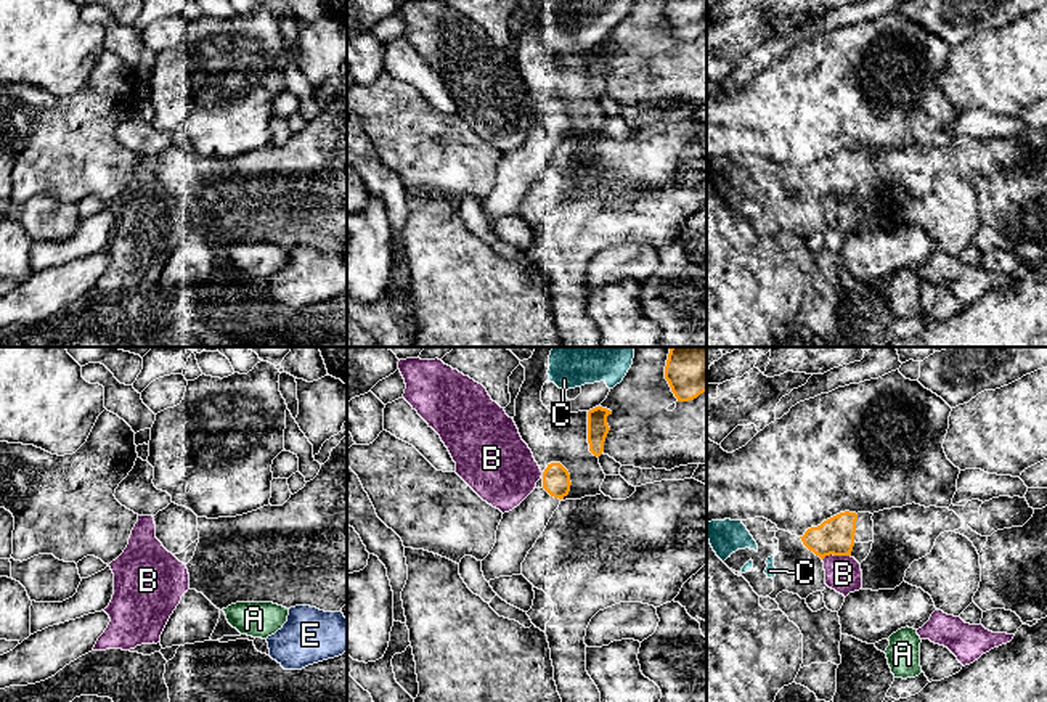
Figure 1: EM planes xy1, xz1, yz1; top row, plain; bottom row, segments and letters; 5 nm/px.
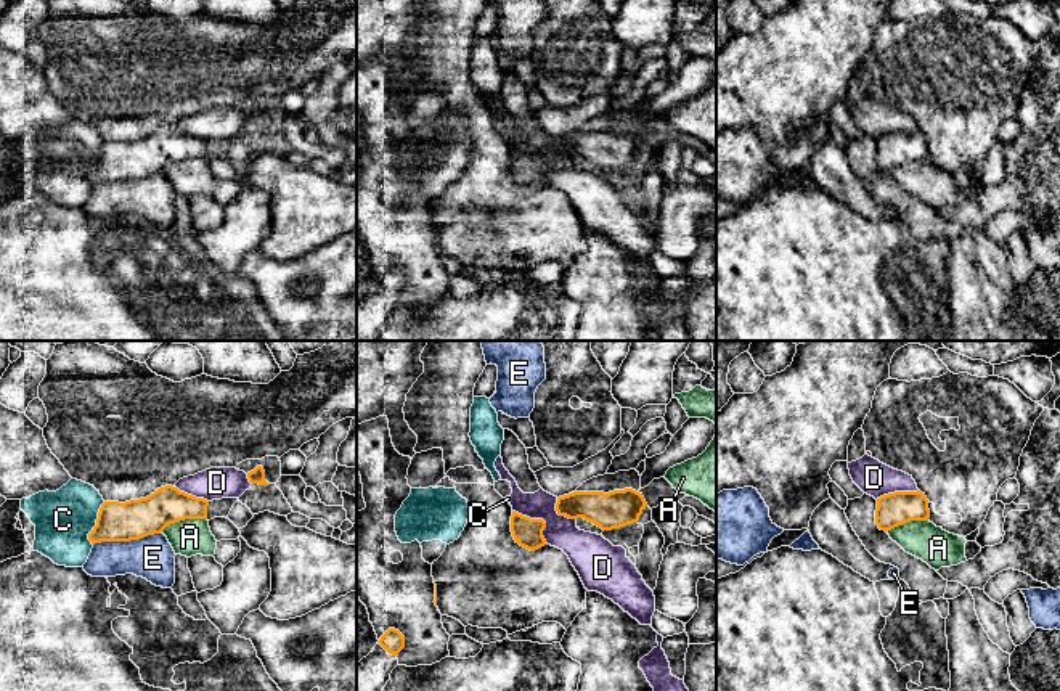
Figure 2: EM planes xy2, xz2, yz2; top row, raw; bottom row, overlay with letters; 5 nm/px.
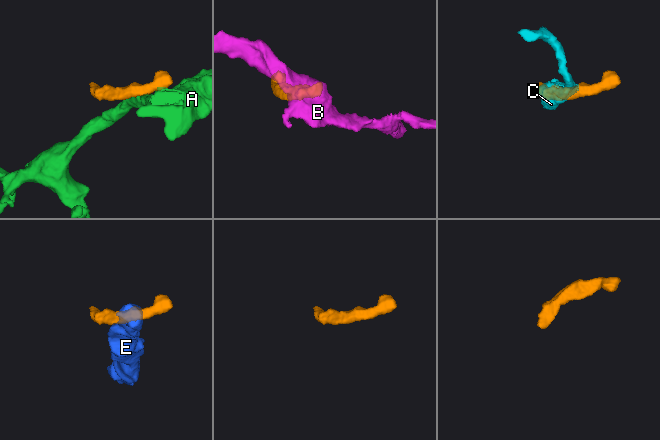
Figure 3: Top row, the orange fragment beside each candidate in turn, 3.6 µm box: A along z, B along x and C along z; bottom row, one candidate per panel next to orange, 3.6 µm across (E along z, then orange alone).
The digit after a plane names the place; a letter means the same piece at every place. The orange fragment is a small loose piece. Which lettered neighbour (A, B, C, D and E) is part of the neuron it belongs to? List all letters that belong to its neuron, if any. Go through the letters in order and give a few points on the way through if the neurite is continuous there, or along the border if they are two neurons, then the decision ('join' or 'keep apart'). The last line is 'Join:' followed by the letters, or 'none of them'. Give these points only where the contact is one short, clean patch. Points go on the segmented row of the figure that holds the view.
A: border xy2 (206, 518), (185, 518), (167, 524), (161, 531); keep apart
B: keep apart
C: keep apart
D: keep apart
E: border xy2 (161, 531), (138, 539), (101, 540), (93, 545); keep apart
Join: none of them

